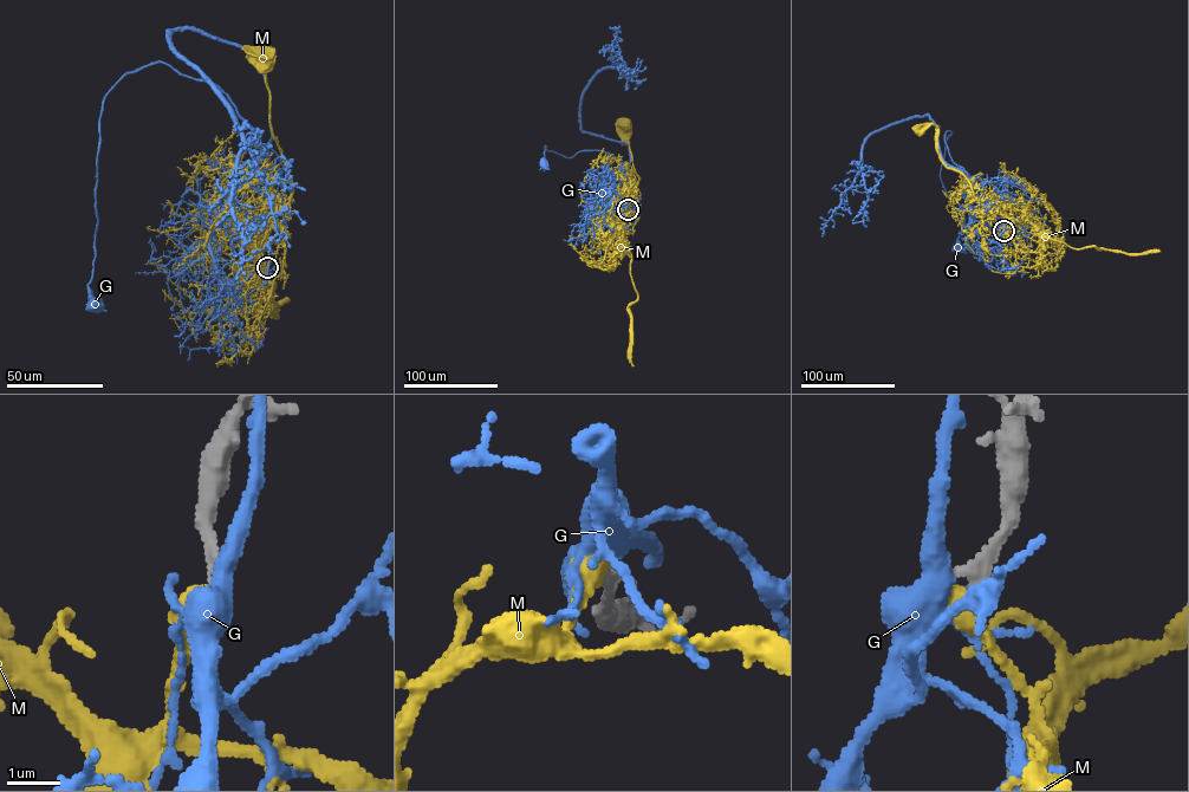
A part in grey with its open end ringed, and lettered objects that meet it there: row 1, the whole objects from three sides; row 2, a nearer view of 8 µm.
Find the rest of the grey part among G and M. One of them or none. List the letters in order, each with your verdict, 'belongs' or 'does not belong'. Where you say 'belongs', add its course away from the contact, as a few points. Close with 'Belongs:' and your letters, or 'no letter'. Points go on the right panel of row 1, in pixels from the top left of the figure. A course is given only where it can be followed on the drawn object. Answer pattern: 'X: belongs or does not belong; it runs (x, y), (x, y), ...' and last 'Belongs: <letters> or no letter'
G: does not belong
M: belongs; it runs (1004, 231), (1011, 222), (991, 212), (973, 194), (970, 183), (942, 162), (936, 128), (928, 123), (918, 129)
Belongs: M

